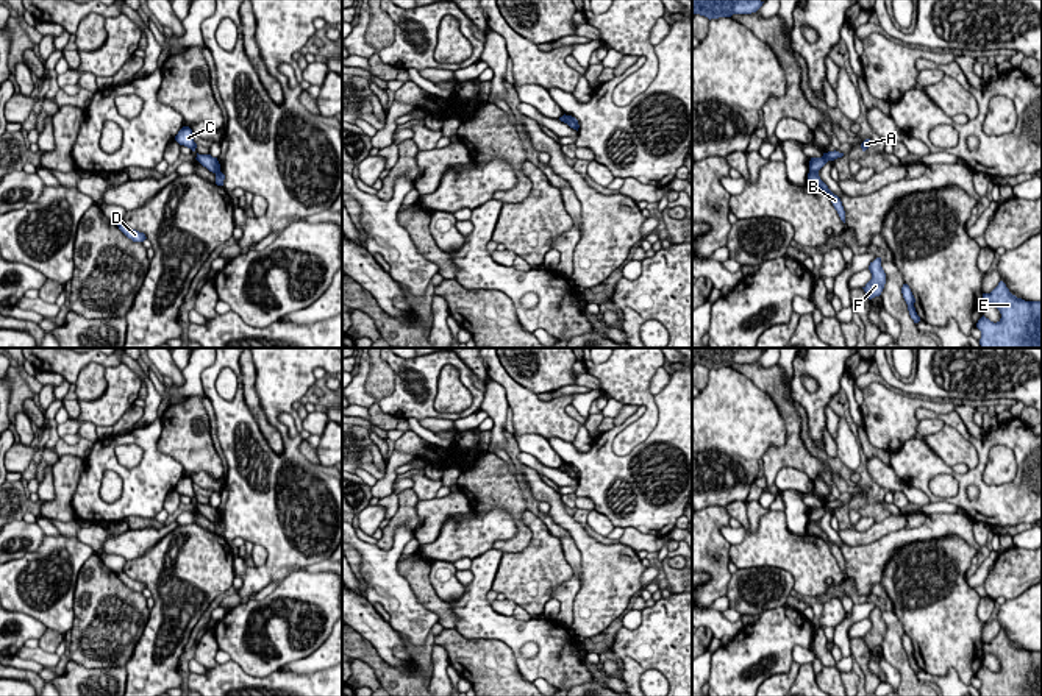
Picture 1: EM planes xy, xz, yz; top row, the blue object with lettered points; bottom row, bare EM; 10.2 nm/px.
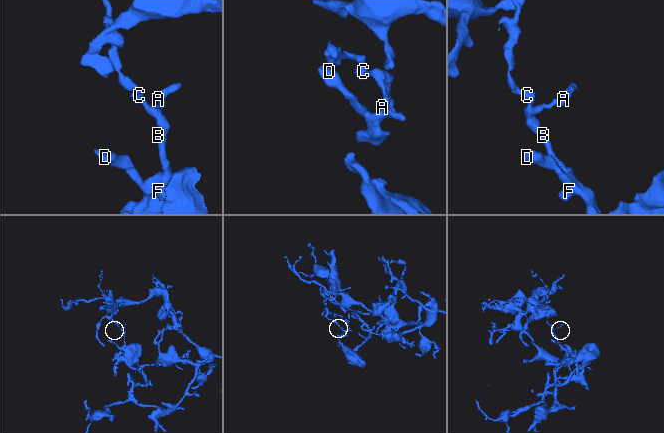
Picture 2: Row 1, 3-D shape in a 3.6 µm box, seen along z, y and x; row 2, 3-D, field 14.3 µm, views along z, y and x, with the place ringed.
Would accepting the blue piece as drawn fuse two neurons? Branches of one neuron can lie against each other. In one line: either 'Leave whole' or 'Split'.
Split

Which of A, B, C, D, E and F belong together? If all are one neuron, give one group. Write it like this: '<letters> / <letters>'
A C / B D E F

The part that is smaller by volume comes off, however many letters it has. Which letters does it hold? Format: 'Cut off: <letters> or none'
Cut off: A, C

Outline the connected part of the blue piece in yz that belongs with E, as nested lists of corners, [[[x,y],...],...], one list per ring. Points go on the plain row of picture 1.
[[[1000,630],[990,643],[983,643],[983,652],[995,655],[1001,668],[997,673],[984,665],[978,669],[981,696],[1042,696],[1042,651],[1017,648]]]

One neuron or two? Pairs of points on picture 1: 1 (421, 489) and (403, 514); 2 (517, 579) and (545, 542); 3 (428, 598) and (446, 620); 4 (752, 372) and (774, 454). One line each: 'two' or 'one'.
1: two
2: one
3: one
4: one

